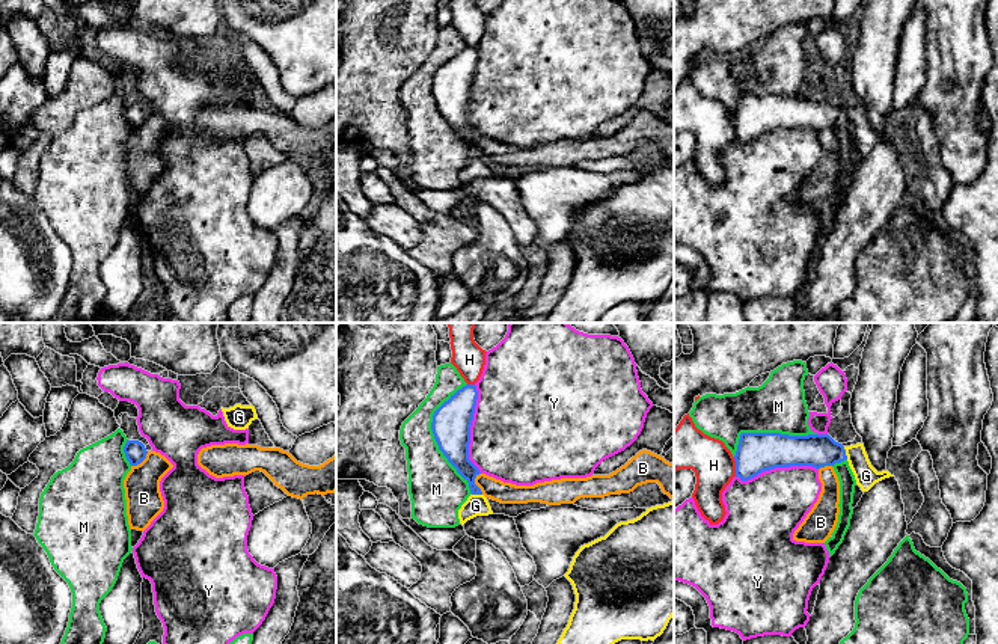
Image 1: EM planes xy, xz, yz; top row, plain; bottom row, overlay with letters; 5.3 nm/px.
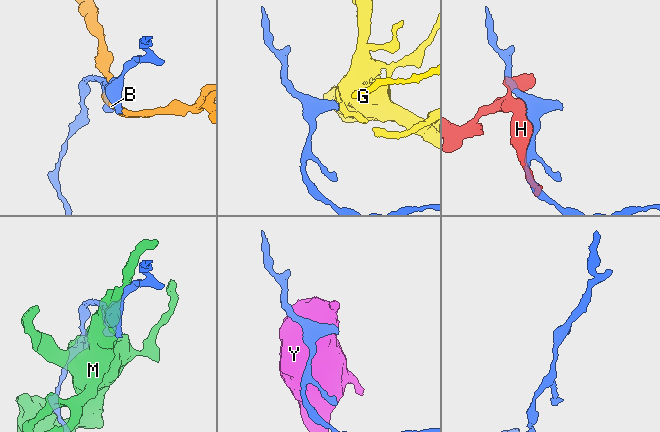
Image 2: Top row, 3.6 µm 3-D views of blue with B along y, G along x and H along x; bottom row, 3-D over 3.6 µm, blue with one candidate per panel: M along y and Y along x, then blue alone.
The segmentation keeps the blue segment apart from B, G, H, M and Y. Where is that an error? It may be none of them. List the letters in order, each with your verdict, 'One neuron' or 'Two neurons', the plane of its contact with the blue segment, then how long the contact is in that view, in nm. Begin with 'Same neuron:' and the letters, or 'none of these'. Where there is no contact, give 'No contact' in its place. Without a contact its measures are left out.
Same neuron: G
B: Two neurons. Touches blue in xz. Shared border 120 nm
G: One neuron. Touches blue in yz. Shared border 80 nm
H: Two neurons. Touches blue in yz. Shared border 110 nm
M: Two neurons. Touches blue in xz. Shared border 600 nm
Y: Two neurons. Touches blue in xz. Shared border 480 nm

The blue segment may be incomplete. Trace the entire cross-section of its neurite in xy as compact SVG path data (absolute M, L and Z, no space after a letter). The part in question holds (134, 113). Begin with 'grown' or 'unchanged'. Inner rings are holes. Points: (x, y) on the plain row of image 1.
unchanged | M127 103L124 115L131 128L140 127L146 121L146 110L139 103Z

